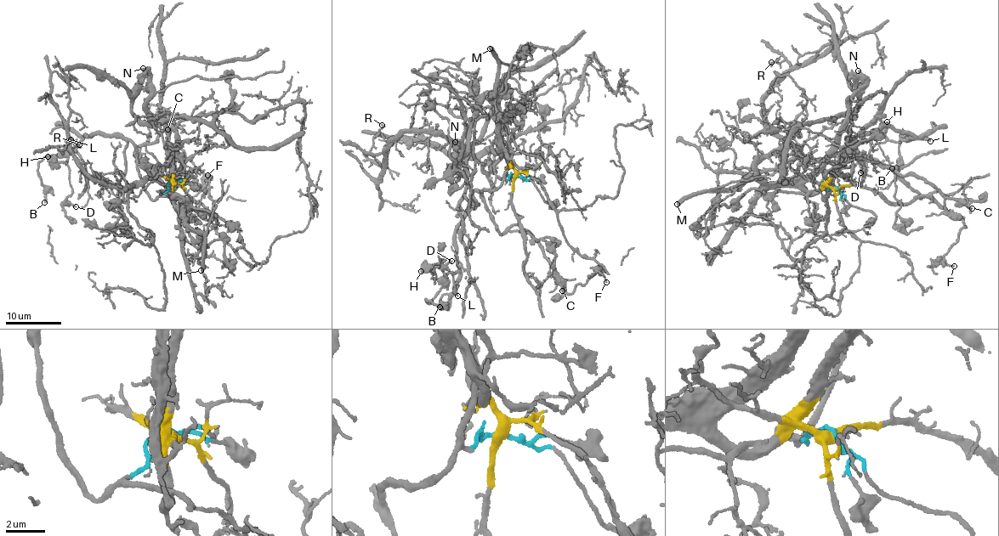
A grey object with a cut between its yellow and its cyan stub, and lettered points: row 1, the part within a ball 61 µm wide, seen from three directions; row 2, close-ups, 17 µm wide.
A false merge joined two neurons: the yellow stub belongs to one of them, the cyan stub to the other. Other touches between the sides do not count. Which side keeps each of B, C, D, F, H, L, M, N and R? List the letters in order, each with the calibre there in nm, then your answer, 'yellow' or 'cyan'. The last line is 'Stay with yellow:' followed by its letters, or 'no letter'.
B: 200 nm thick; cyan
C: 110 nm thick; yellow
D: 130 nm thick; cyan
F: 130 nm thick; cyan
H: 400 nm thick; cyan
L: 340 nm thick; cyan
M: 400 nm thick; yellow
N: 340 nm thick; yellow
R: 140 nm thick; yellow
Stay with yellow: C, M, N, R

